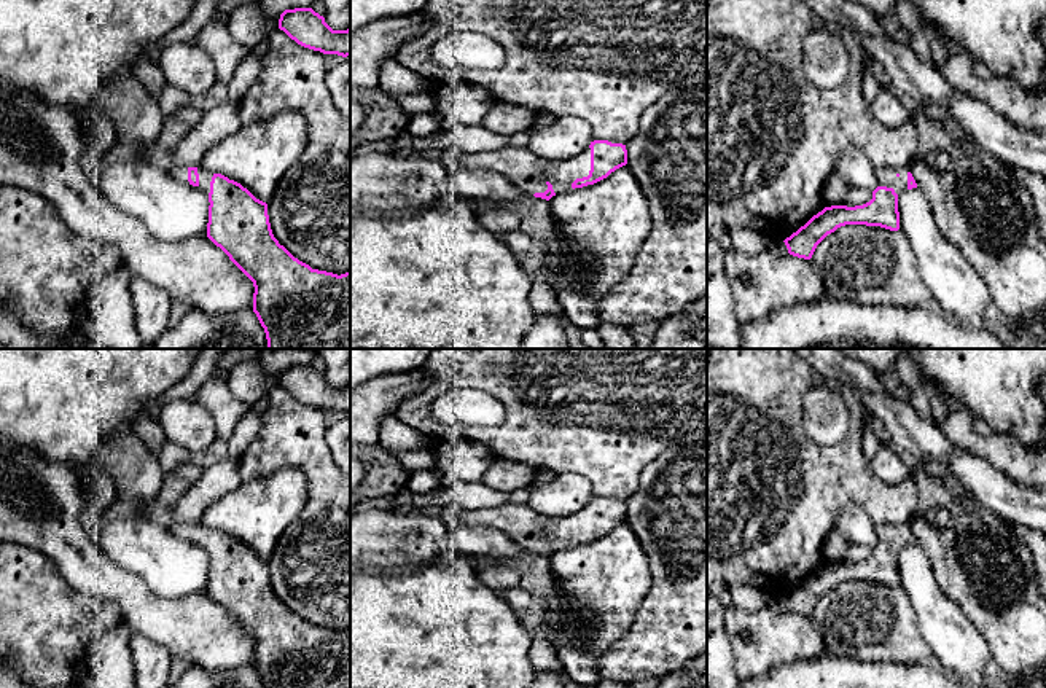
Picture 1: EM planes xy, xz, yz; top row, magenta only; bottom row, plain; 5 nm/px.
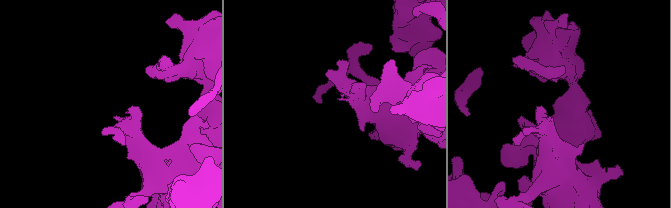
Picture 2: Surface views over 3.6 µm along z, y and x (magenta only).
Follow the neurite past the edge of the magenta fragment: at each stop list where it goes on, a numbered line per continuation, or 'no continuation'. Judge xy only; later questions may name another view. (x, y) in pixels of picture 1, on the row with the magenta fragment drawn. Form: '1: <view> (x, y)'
1: xy (204, 175)

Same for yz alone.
1: yz (885, 175)

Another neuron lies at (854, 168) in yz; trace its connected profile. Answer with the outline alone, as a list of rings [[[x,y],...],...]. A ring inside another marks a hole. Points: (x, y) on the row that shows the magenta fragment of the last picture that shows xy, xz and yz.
[[[847,147],[841,153],[834,174],[839,175],[850,190],[861,188],[872,193],[877,188],[874,164],[855,147]]]

